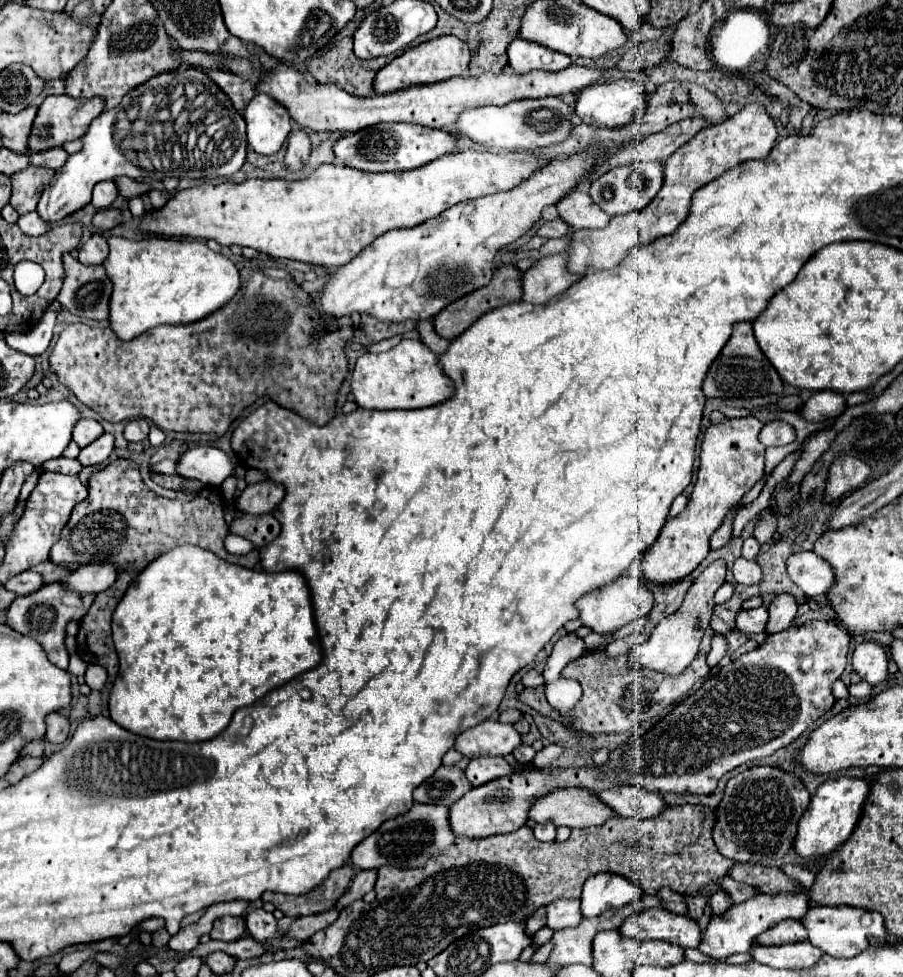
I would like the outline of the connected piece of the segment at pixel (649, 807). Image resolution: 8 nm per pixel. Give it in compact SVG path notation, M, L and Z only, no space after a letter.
M620 785L620 787L604 789L602 793L596 793L596 797L622 817L650 819L662 813L662 809L666 807L660 795L650 793L636 785Z

